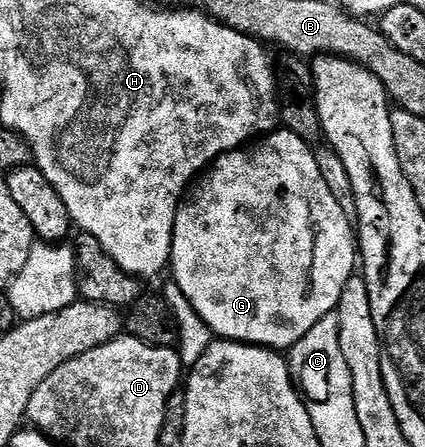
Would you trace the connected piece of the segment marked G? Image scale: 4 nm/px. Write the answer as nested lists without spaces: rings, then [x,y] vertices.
[[[278,129],[244,149],[228,151],[226,155],[220,155],[196,180],[195,186],[184,196],[181,206],[177,208],[173,230],[172,282],[183,293],[183,297],[191,301],[195,313],[207,324],[210,332],[221,339],[252,343],[258,347],[270,349],[292,348],[293,344],[301,340],[324,315],[332,315],[336,312],[339,297],[343,297],[343,289],[358,267],[359,244],[354,224],[347,217],[347,213],[343,213],[339,201],[331,197],[331,189],[327,189],[327,181],[323,181],[323,173],[319,173],[314,148],[288,129]]]

